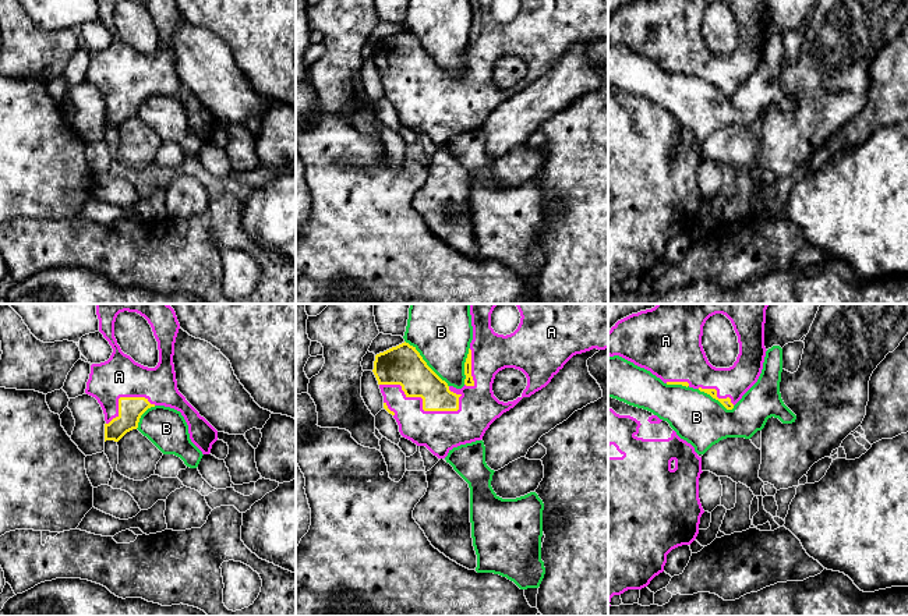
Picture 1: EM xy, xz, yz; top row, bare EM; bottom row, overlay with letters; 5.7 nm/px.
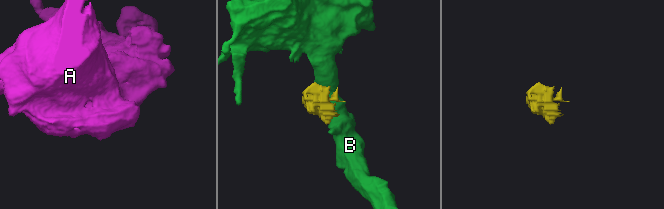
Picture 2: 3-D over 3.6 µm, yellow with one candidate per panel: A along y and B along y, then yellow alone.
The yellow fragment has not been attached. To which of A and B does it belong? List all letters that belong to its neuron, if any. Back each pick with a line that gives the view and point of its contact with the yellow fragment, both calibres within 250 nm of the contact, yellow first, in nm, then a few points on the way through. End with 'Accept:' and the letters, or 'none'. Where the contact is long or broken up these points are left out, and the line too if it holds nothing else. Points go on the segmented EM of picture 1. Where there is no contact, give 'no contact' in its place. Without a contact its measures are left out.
A: meets yellow in xz at (423, 400); 220 nm thick on the yellow side, 240 nm on the other
Accept: A

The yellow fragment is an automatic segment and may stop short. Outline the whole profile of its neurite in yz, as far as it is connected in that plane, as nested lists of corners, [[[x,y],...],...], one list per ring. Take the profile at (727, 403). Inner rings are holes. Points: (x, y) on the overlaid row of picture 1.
[[[657,304],[651,309],[640,311],[618,321],[611,328],[608,332],[608,355],[619,355],[628,360],[635,365],[650,371],[667,385],[682,385],[699,389],[718,400],[727,410],[732,410],[742,396],[757,382],[762,374],[767,351],[764,347],[767,307],[769,304]],[[716,314],[725,315],[731,321],[738,336],[739,354],[729,368],[713,367],[702,346],[703,326],[706,321]]]

